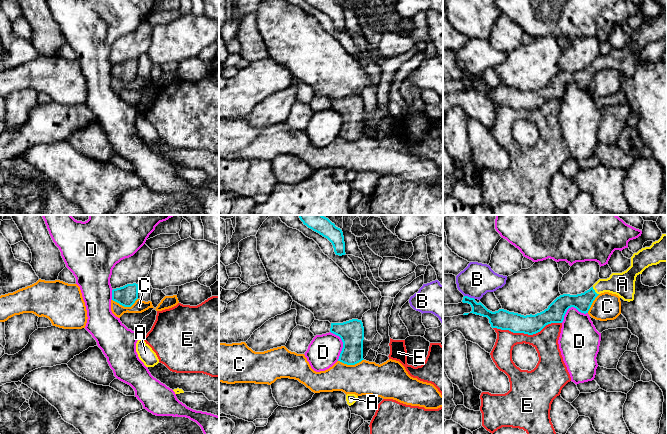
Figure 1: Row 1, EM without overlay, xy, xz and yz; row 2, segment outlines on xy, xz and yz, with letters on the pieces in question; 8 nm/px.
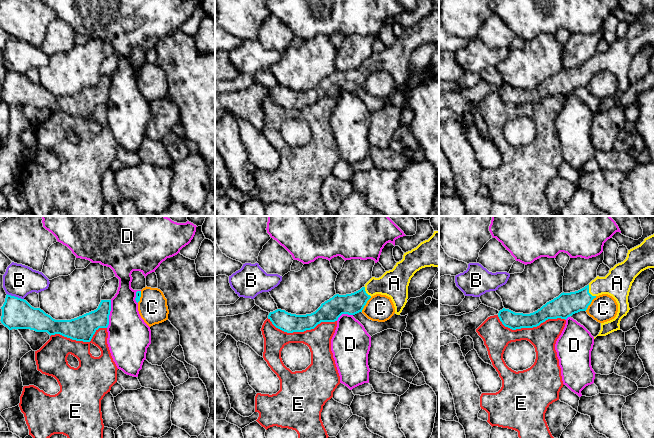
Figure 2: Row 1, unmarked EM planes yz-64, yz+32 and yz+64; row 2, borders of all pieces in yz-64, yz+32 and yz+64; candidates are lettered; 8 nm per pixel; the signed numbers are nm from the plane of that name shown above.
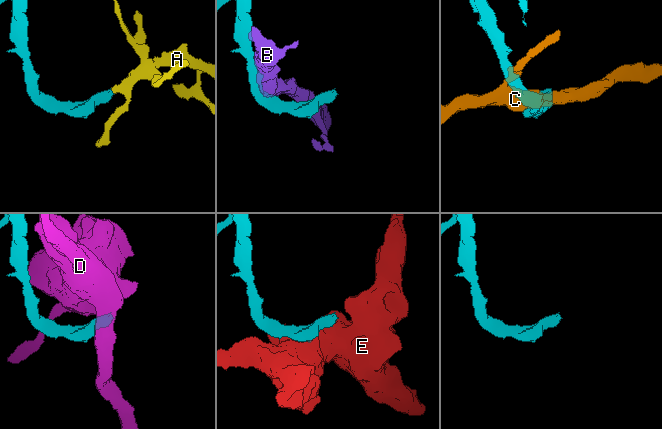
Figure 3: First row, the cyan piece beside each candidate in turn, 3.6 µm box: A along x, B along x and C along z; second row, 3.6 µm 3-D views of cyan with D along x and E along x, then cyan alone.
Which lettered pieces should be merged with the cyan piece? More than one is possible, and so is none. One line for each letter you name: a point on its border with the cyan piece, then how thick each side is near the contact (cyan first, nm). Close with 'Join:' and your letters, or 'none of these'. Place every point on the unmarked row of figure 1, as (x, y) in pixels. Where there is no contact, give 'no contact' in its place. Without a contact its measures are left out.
A: contact yz (594, 67); calibres 150 and 190 nm
Join: A

